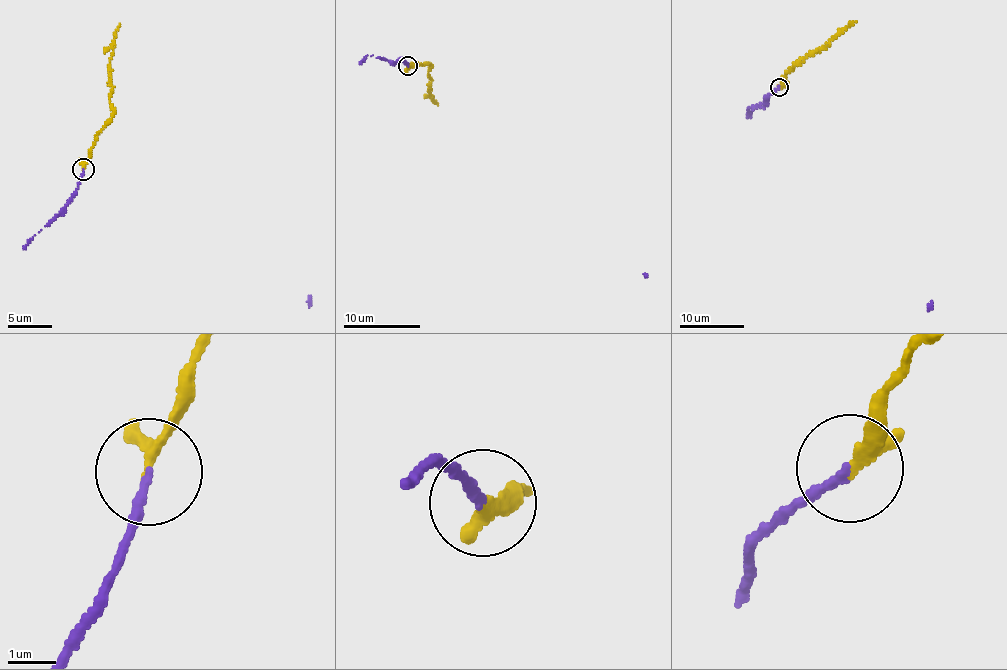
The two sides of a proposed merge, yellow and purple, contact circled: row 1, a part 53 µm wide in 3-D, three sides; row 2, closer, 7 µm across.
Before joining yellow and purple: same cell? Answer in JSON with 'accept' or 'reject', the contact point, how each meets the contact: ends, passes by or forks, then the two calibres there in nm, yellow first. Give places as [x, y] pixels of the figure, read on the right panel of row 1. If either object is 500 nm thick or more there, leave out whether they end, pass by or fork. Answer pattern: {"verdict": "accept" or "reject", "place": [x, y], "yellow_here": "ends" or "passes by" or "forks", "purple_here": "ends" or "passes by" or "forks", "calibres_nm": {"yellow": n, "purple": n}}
{"verdict": "accept", "place": [779, 87], "yellow_here": "passes by", "purple_here": "ends", "calibres_nm": {"yellow": 200, "purple": 180}}

